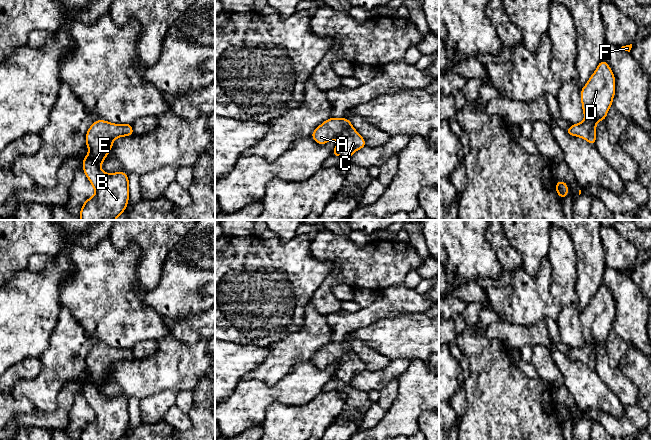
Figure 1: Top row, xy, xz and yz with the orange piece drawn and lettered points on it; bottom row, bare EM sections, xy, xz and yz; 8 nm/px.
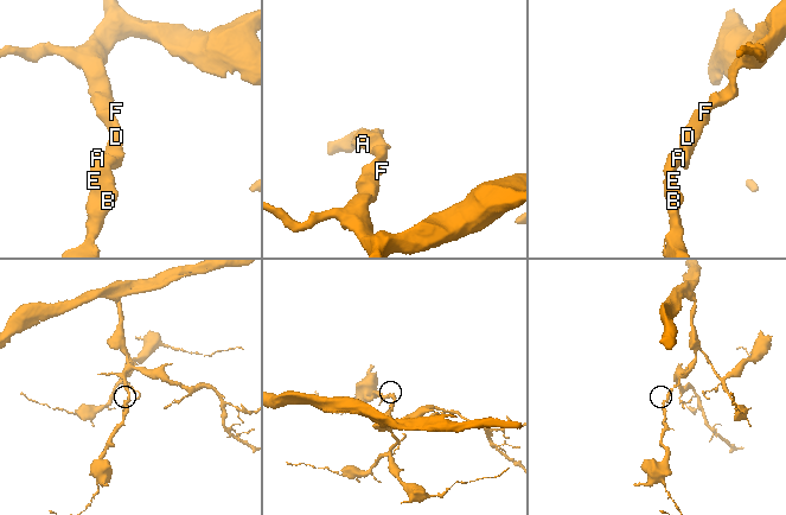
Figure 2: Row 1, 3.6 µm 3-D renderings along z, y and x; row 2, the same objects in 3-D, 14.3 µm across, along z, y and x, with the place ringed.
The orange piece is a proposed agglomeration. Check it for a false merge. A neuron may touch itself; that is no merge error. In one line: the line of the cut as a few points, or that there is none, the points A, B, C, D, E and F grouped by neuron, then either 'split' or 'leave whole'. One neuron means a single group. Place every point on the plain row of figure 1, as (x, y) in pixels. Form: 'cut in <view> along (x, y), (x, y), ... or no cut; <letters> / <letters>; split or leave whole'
no cut; A B C D E F; leave whole

